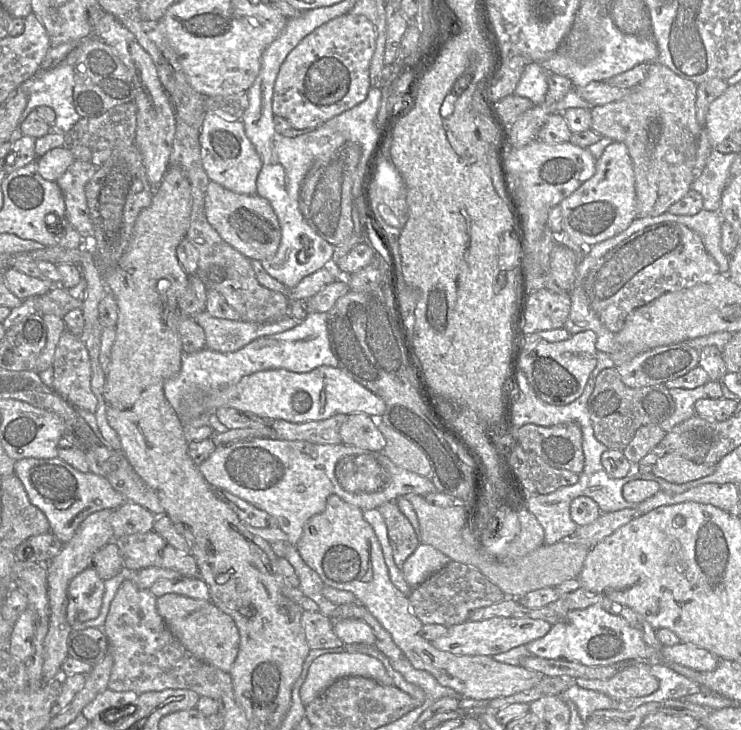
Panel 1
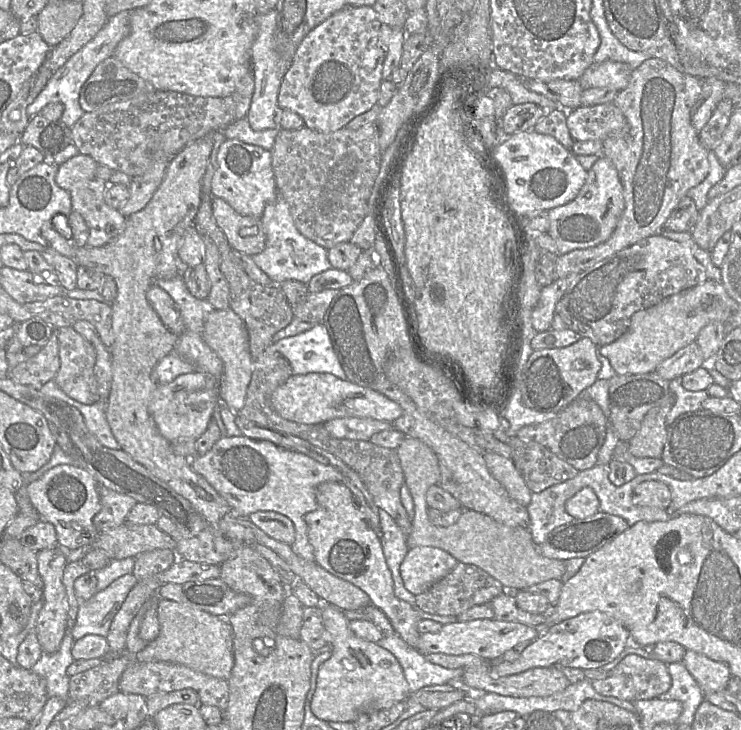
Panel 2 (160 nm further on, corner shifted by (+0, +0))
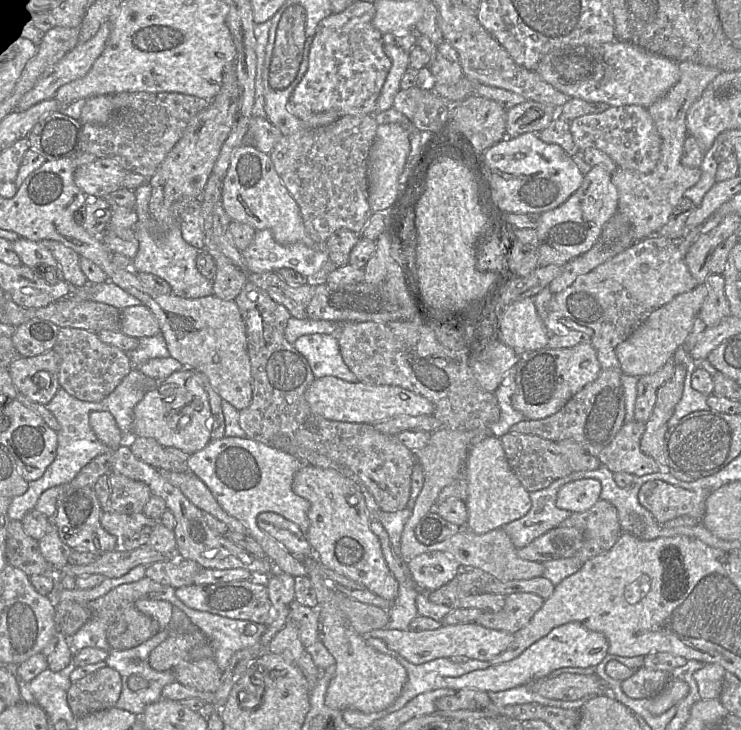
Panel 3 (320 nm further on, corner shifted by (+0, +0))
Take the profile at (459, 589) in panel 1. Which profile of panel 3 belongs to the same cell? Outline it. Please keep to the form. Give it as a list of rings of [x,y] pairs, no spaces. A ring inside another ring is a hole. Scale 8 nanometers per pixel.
[[[459,565],[455,577],[437,590],[427,592],[427,597],[436,604],[452,605],[467,596],[484,593],[486,584],[494,579],[479,568]]]

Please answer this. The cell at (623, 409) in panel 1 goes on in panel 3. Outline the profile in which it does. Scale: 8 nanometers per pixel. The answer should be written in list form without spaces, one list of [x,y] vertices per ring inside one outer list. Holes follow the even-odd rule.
[[[673,357],[657,372],[639,378],[637,382],[637,398],[634,420],[646,423],[651,416],[657,400],[657,392],[674,374]]]

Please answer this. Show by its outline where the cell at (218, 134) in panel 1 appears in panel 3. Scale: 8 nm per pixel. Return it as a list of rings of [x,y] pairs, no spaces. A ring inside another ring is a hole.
[[[241,145],[232,153],[222,180],[221,203],[231,221],[248,224],[256,231],[269,229],[279,244],[302,242],[308,246],[324,246],[316,244],[307,234],[299,207],[275,171],[269,155],[253,145]]]

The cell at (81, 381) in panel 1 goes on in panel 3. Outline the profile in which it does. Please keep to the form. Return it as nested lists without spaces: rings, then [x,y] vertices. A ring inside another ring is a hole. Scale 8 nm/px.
[[[59,328],[53,347],[58,357],[58,383],[69,395],[86,402],[107,397],[131,371],[127,353],[102,342],[96,333],[77,328]]]

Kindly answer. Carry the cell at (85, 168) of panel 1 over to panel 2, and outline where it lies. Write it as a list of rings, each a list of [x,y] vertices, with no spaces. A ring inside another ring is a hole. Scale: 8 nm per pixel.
[[[95,177],[76,183],[69,191],[72,211],[79,213],[89,228],[87,245],[90,247],[106,245],[125,229],[126,218],[104,200],[107,185]]]

